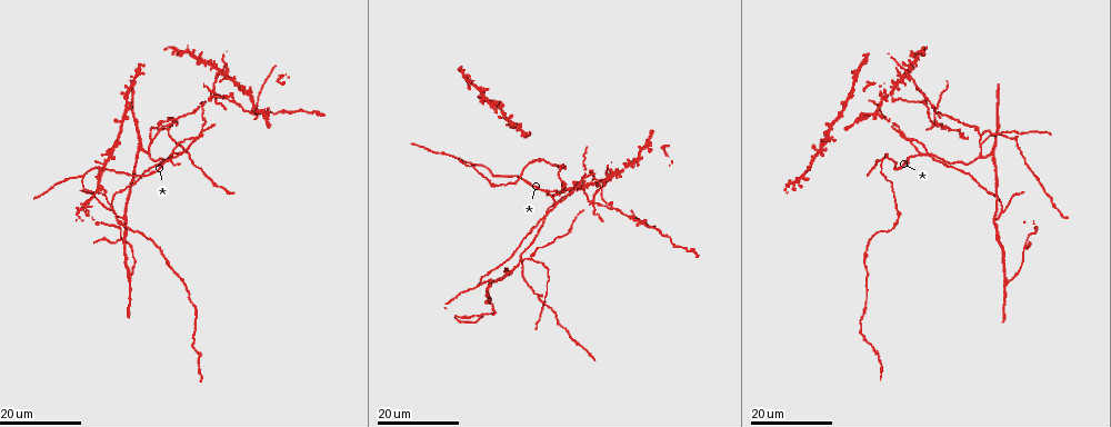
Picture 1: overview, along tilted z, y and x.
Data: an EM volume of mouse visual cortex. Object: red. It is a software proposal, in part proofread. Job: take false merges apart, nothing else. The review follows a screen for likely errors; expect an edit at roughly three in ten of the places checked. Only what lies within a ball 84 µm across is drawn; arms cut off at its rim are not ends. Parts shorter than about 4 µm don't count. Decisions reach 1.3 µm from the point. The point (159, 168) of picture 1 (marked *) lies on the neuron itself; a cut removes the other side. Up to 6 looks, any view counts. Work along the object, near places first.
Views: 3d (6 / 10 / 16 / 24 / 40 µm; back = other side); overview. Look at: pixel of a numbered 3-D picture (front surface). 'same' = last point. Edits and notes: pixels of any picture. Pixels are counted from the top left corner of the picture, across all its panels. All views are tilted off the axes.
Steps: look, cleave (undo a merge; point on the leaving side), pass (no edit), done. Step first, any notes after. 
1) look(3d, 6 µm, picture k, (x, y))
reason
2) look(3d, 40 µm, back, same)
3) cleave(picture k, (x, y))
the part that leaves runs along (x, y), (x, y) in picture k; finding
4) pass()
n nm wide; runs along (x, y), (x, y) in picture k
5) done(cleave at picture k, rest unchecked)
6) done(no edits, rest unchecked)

look(3d, 24 µm, picture 1, (123, 218))
branch point

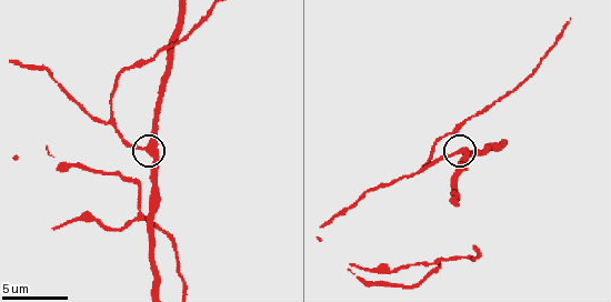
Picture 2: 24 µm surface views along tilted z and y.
look(3d, 10 µm, picture 2, (145, 148))

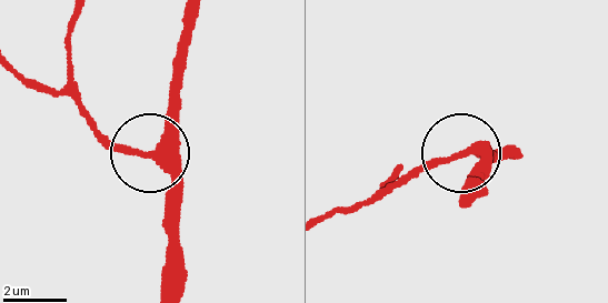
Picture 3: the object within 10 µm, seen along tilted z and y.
pass()
300 nm wide; runs along (69, 21), (69, 91), (167, 170), (162, 220) in picture 3; one neuron here

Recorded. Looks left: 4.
look(3d, 16 µm, picture 1, (524, 259))
three-way junction

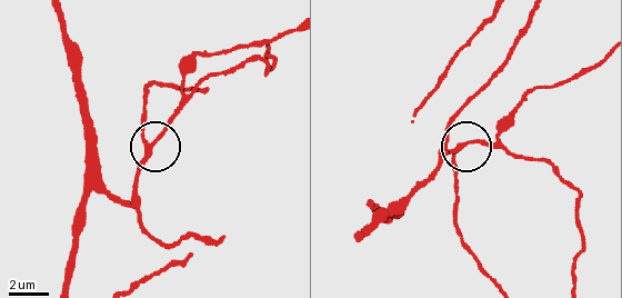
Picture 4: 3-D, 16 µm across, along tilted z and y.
look(3d, 6 µm, picture 4, (148, 142))

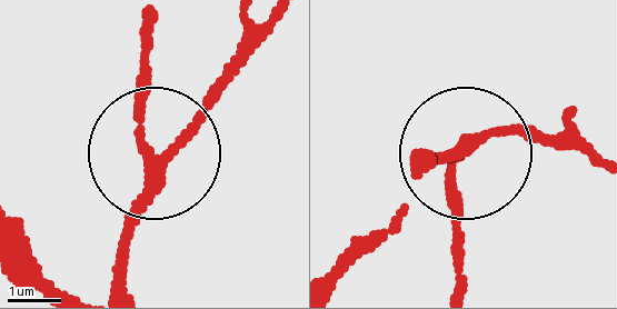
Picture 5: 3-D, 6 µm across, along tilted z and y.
pass()
190 nm wide; runs along (128, 280), (149, 33) in picture 5; continuous, no second neuron

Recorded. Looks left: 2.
look(3d, 24 µm, picture 1, (172, 152))
three-way junction

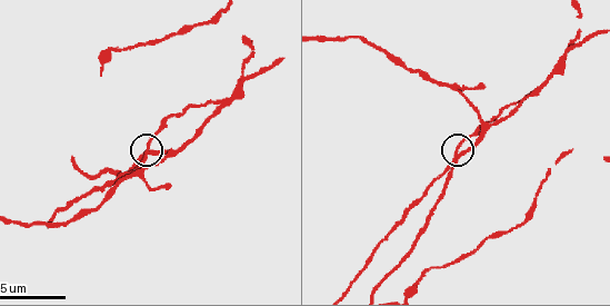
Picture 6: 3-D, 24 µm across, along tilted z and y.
look(3d, 10 µm, picture 6, (145, 155))

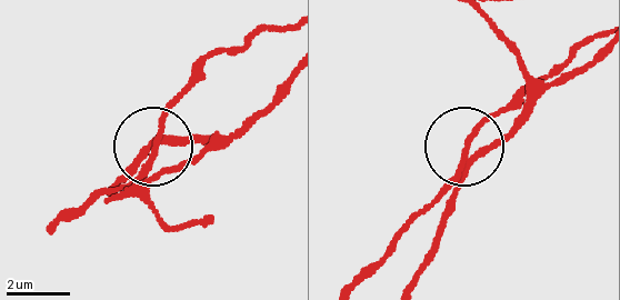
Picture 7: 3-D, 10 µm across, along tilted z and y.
pass()
side arm 20 µm; runs along (476, 13), (520, 67), (526, 106), (467, 143), (519, 101) in picture 7; one neuron here

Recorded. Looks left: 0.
done(no edits, rest unchecked)

